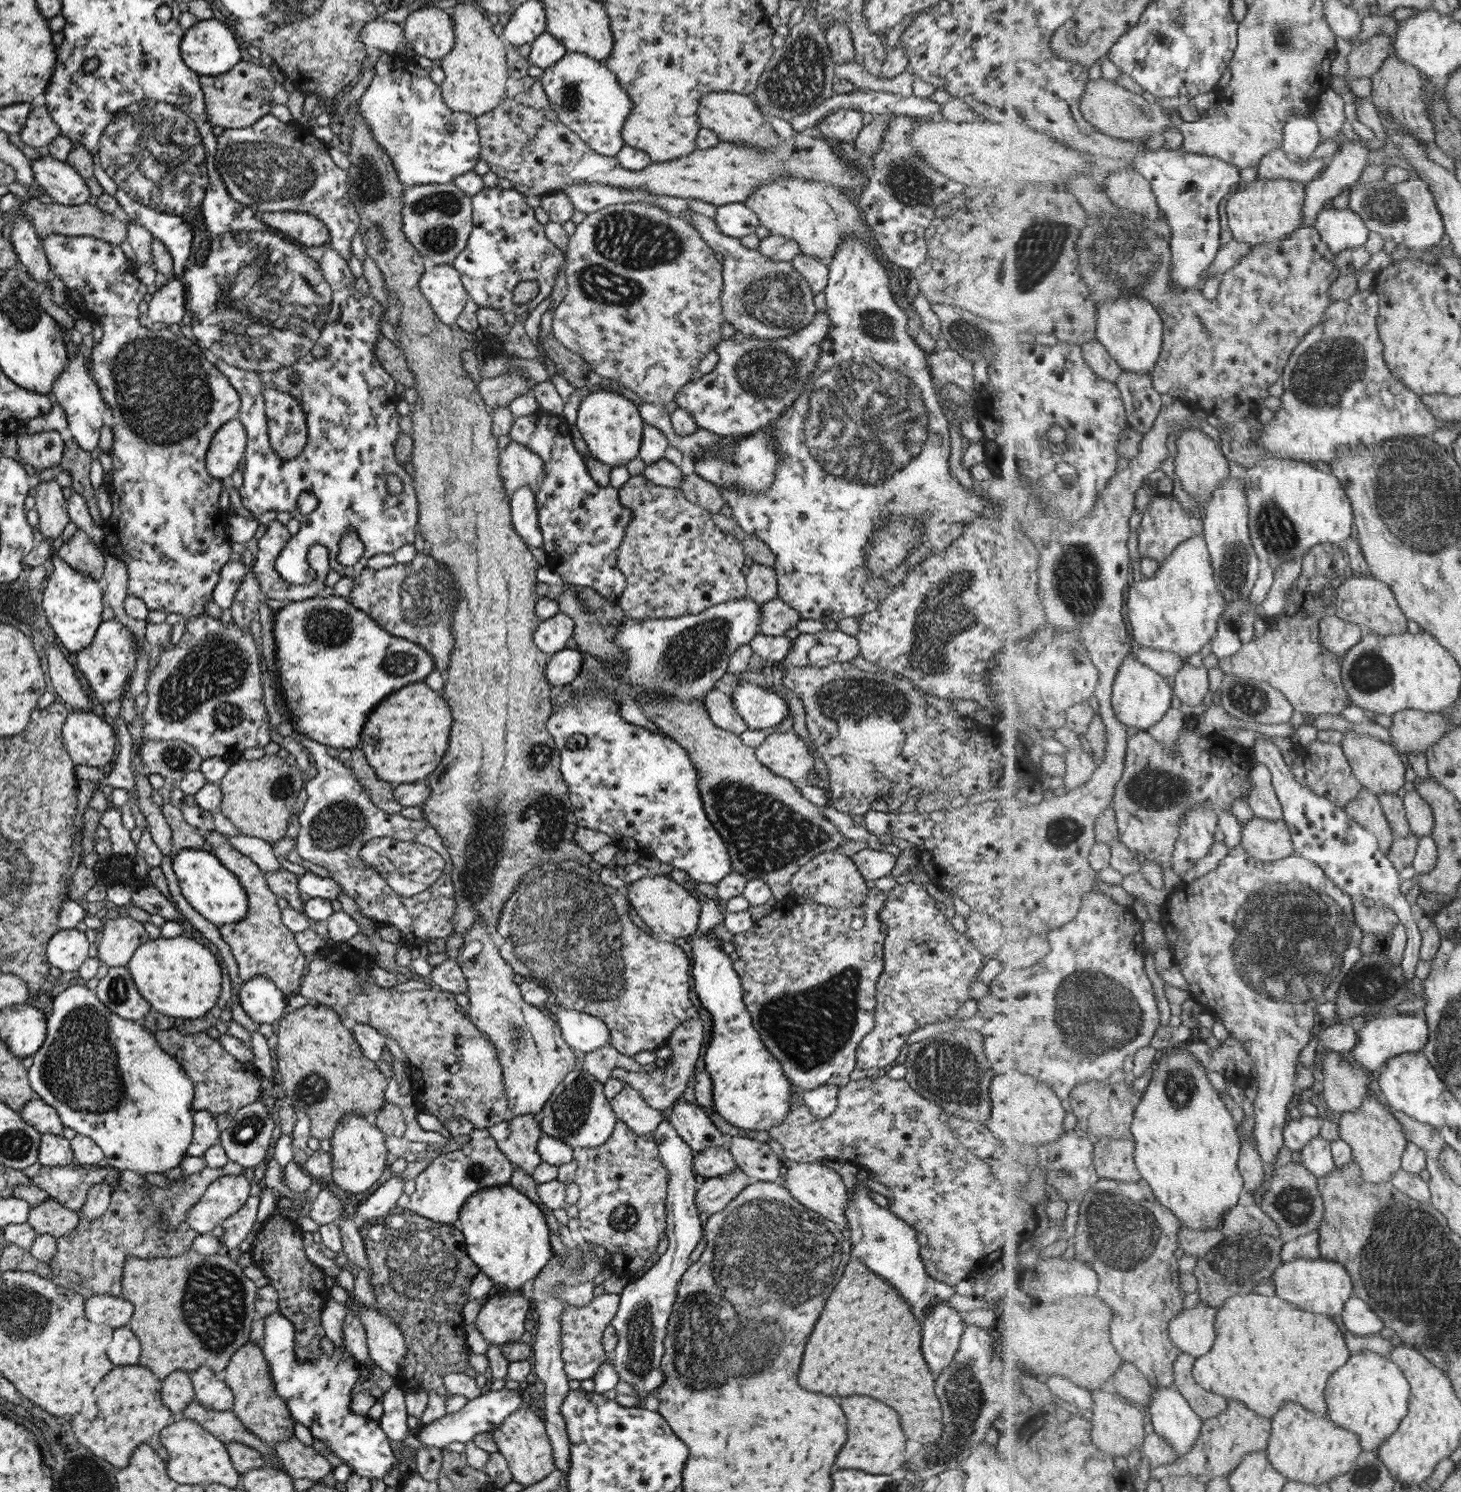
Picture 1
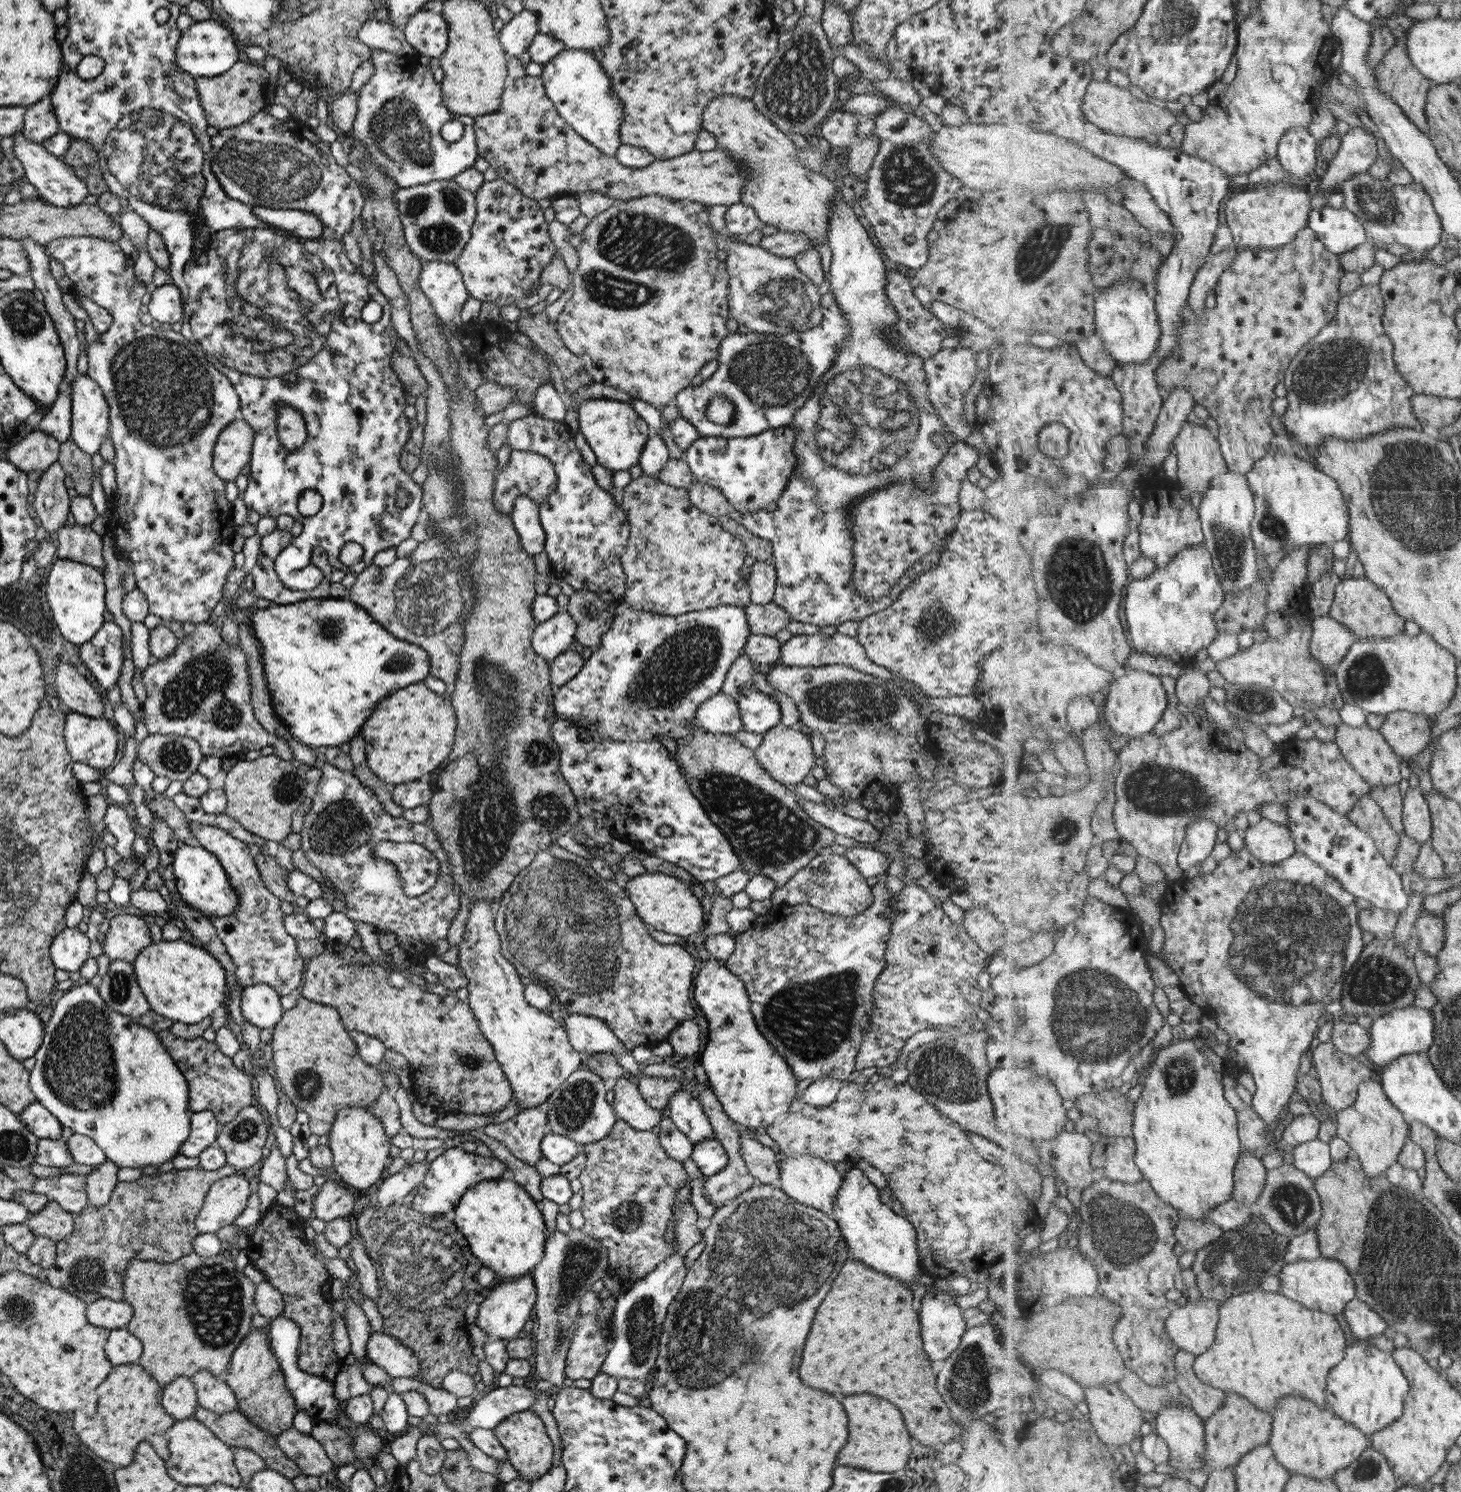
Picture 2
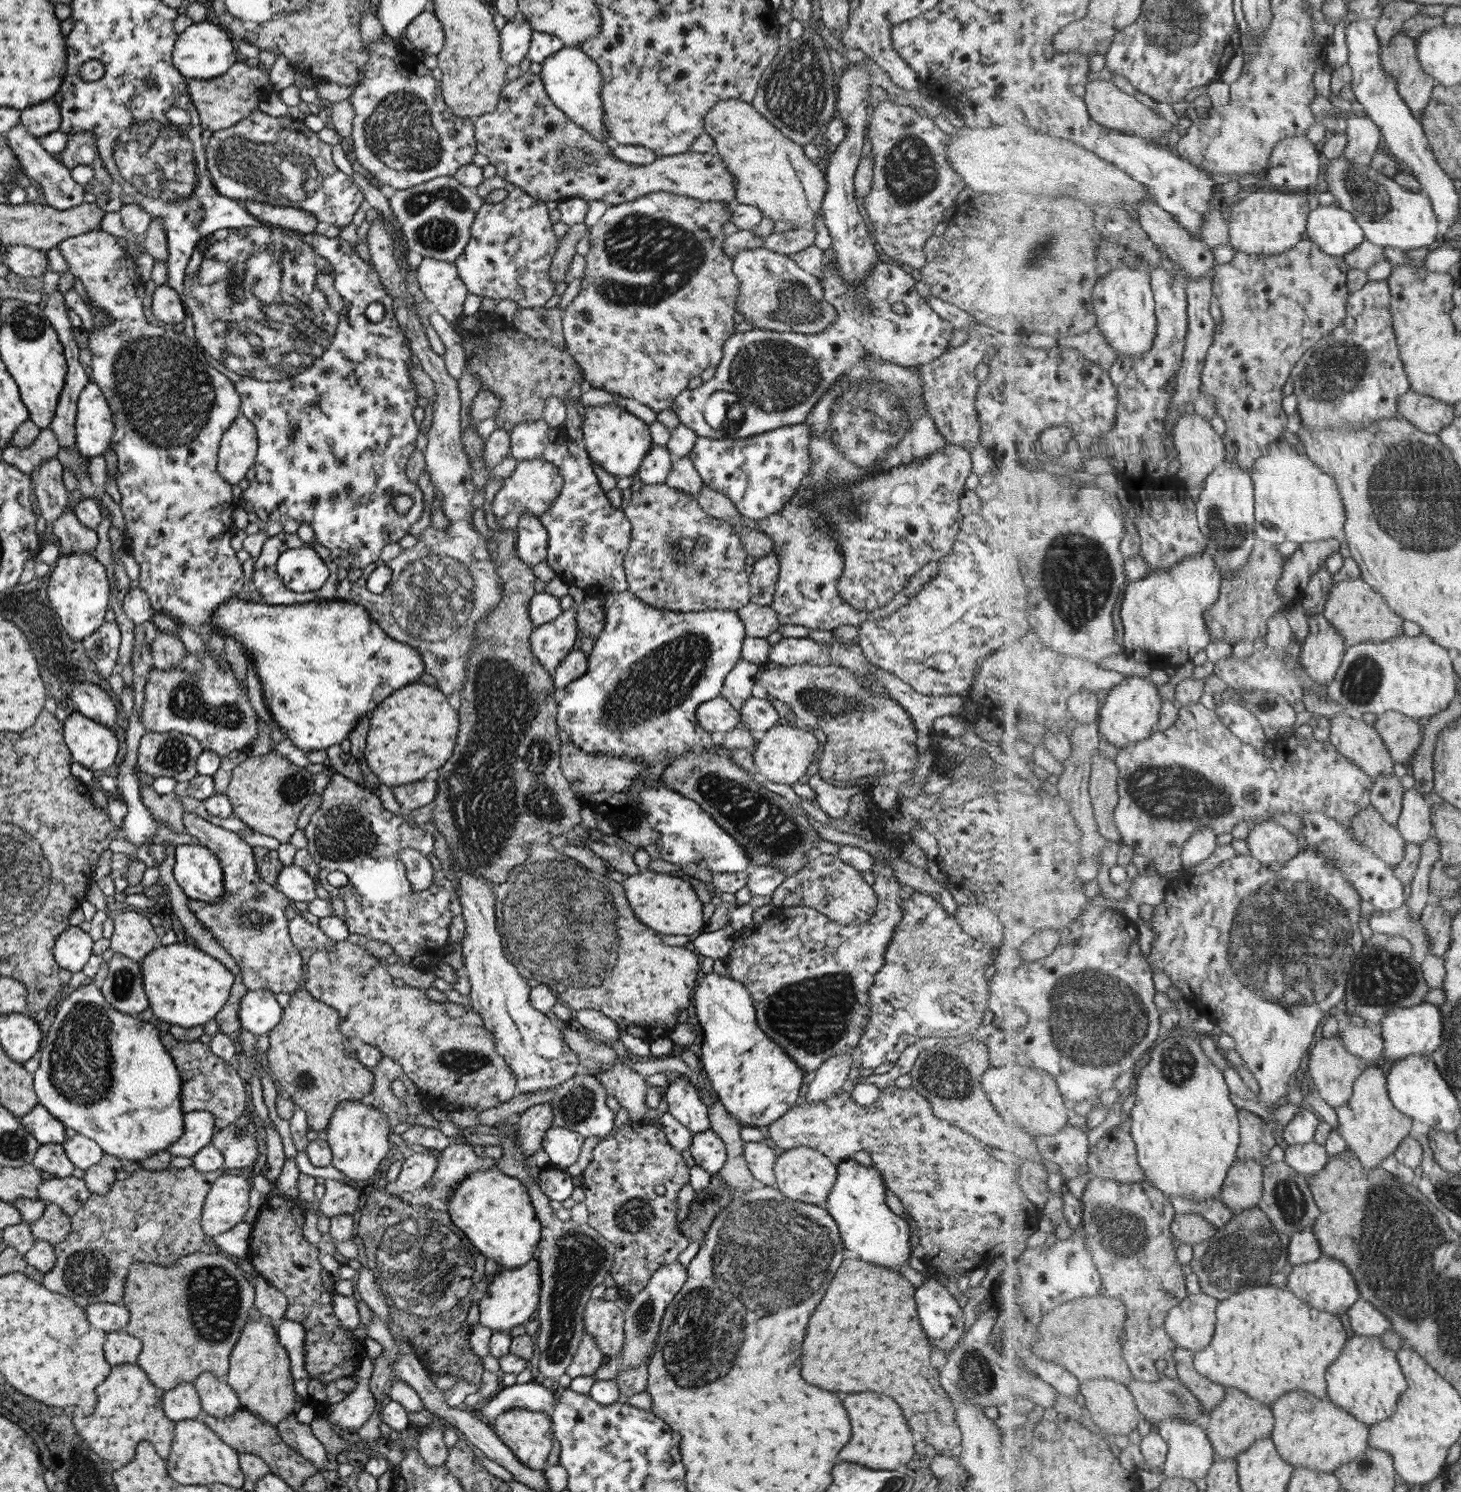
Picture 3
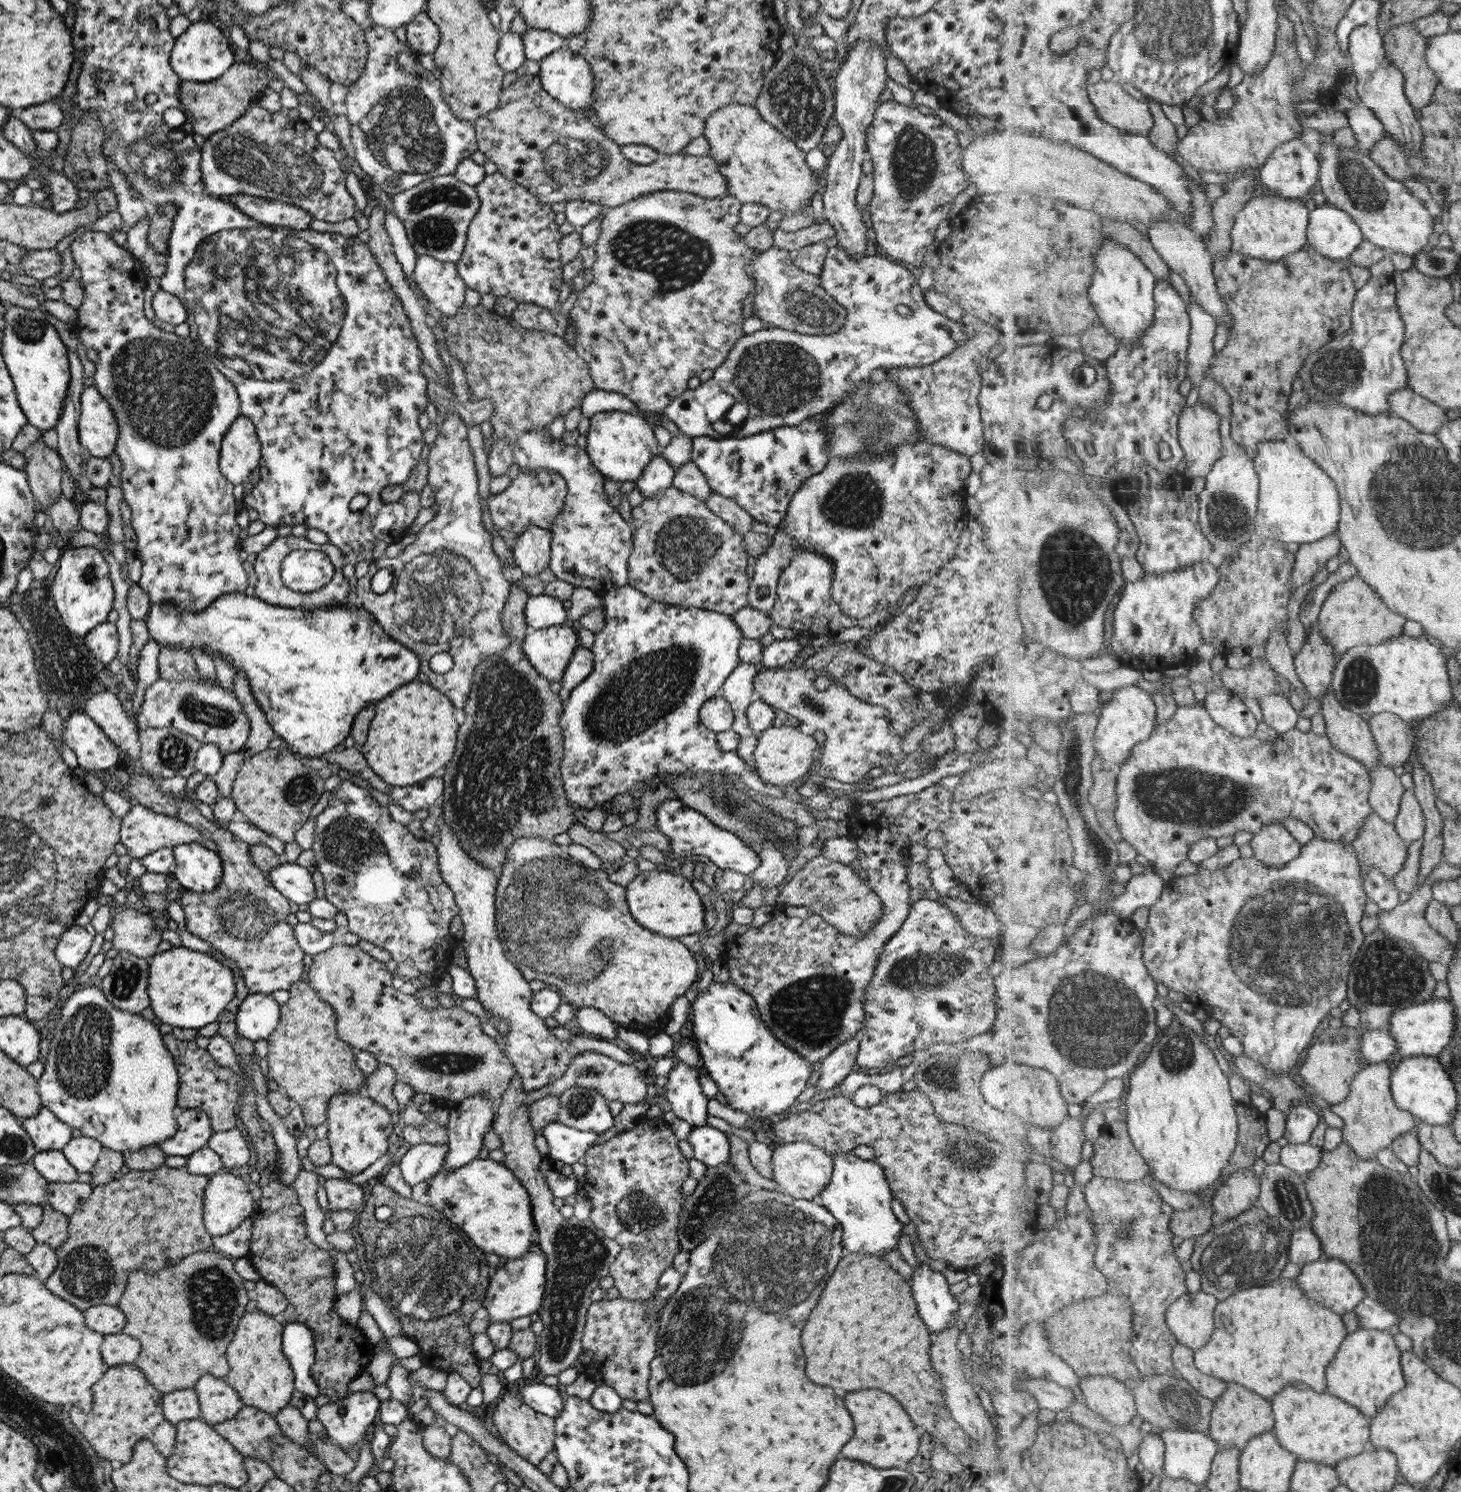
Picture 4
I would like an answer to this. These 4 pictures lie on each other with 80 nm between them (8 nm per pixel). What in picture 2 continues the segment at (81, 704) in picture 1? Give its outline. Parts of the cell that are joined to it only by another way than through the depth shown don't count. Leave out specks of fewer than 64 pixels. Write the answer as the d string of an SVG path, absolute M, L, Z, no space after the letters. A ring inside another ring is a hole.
M67 664L57 666L55 690L61 702L73 713L81 713L93 718L105 718L104 714L109 712L104 695L99 694L89 681Z

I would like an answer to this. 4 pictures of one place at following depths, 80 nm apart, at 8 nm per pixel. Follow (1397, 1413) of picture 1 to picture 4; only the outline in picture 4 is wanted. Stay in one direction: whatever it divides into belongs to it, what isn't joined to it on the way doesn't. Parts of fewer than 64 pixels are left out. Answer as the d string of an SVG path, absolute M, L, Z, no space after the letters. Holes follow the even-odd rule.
M1358 1328L1345 1337L1335 1360L1329 1364L1327 1390L1361 1409L1372 1420L1393 1394L1405 1388L1402 1353L1391 1332Z

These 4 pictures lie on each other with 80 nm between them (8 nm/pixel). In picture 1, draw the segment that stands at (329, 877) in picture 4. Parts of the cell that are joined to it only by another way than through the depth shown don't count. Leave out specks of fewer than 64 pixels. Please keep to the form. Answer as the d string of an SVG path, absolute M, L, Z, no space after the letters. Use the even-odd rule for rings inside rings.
M262 595L260 603L258 604L257 620L261 624L261 640L262 640L262 655L266 662L267 678L270 680L270 686L275 692L274 703L279 710L279 714L286 720L293 728L293 738L308 753L309 761L312 766L317 769L317 773L312 779L305 781L305 790L307 799L302 807L302 811L298 814L299 830L295 840L295 852L307 862L311 864L317 864L321 868L325 868L336 884L344 890L344 893L352 898L359 910L361 916L368 917L374 923L380 922L381 924L392 924L397 928L399 934L407 945L426 945L430 938L446 938L450 932L452 932L452 916L454 913L454 898L452 880L450 877L450 870L452 864L441 842L440 836L435 832L435 829L425 820L410 820L405 819L403 816L397 814L387 814L384 810L379 810L369 798L369 795L361 788L361 785L356 781L356 778L351 773L351 770L347 765L341 764L334 758L329 757L325 753L326 747L317 742L309 740L307 737L296 732L294 724L292 724L285 701L281 698L279 685L276 679L276 670L274 667L274 640L271 637L273 634L273 616L275 610L270 608L267 603L267 598ZM375 837L391 837L398 841L409 841L419 843L429 848L432 848L437 854L442 856L444 860L444 867L439 875L439 878L427 887L427 900L407 900L405 897L401 897L391 887L387 886L386 880L378 875L375 869L372 869L367 863L364 863L359 856L359 849L368 842L369 839Z

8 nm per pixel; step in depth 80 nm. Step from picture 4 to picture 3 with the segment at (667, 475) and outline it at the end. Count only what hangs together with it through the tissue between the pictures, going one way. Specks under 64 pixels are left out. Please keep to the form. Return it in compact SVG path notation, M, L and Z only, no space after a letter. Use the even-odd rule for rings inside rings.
M652 444L636 472L639 481L643 485L664 484L670 471L670 461L671 456L666 447Z

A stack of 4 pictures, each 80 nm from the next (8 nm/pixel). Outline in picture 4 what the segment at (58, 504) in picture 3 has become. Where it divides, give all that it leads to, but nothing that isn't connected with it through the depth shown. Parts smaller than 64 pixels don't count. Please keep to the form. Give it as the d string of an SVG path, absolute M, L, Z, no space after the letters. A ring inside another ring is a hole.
M39 435L22 452L29 491L40 506L41 511L47 510L62 496L60 478L64 472L64 464L56 451L45 446L42 436Z

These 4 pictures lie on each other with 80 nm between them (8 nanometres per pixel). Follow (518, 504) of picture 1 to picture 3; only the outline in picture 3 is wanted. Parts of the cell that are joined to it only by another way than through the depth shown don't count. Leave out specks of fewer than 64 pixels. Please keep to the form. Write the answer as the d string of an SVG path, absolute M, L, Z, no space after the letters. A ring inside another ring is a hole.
M523 511L521 517L517 519L515 527L515 553L525 563L532 568L541 561L546 561L546 547L548 536L545 528L541 526L539 519L533 517L531 513Z

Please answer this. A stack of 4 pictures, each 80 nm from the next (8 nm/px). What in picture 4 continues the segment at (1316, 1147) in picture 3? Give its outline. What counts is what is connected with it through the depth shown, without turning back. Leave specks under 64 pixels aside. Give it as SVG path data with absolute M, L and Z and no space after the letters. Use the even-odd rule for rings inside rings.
M1310 1142L1288 1143L1280 1150L1280 1163L1306 1177L1319 1166L1323 1150L1323 1147L1313 1146Z

